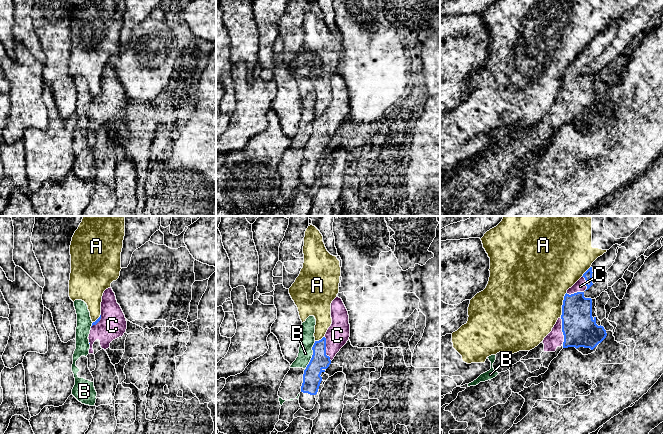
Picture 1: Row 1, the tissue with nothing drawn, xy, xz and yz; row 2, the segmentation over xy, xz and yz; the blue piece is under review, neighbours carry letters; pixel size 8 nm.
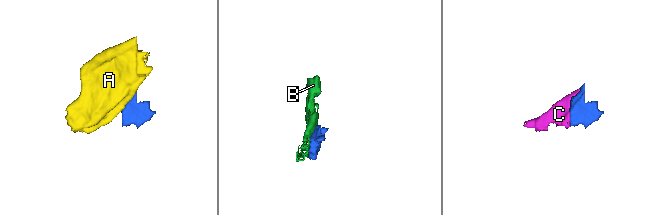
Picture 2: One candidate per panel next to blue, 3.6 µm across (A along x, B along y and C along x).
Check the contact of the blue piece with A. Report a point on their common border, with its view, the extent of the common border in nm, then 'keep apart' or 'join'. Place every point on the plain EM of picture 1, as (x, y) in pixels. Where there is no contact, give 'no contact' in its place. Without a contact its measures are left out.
meets blue in yz at (563, 80); contact 200 nm long; keep apart

